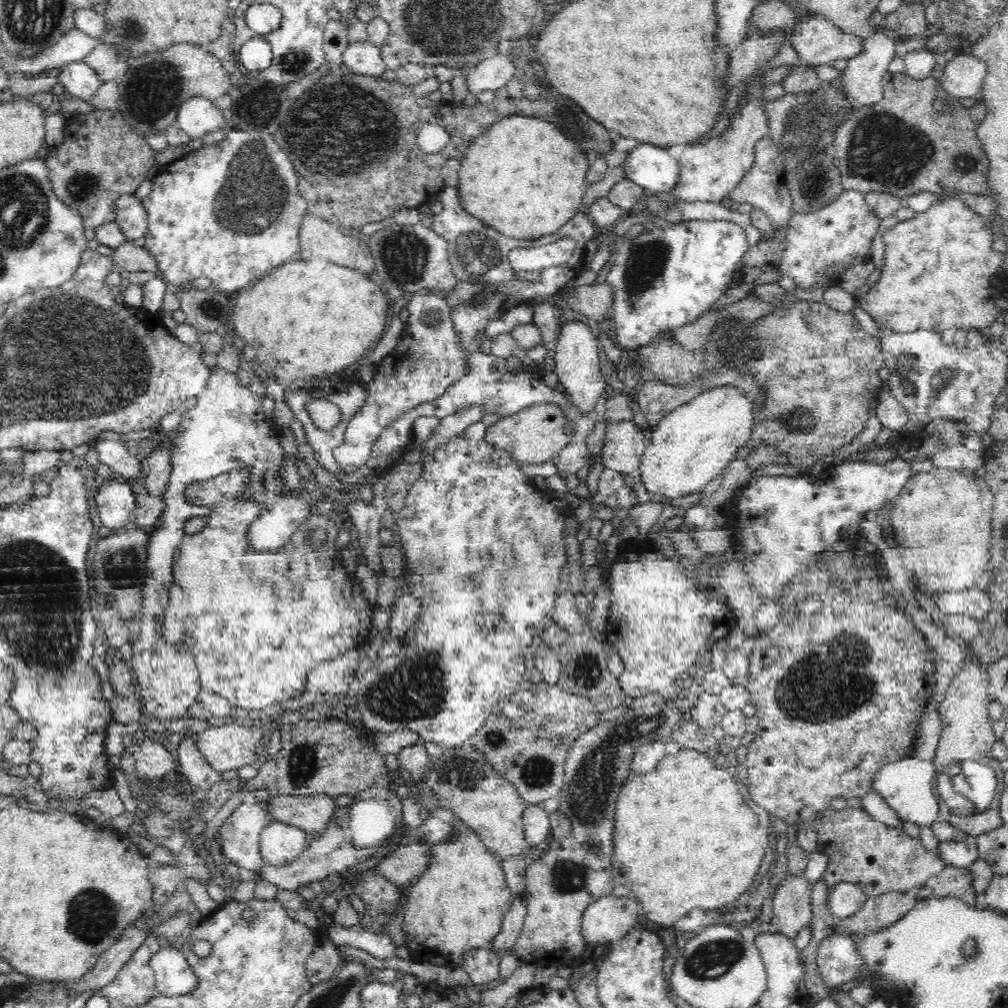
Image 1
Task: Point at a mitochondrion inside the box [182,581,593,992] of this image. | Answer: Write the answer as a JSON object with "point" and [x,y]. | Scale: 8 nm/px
{"point":[415,688]}

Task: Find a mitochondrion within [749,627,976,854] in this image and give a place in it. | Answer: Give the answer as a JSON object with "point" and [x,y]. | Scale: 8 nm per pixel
{"point":[816,691]}

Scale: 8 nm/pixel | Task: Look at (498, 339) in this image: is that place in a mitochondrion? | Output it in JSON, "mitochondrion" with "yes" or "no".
{"mitochondrion":"no"}

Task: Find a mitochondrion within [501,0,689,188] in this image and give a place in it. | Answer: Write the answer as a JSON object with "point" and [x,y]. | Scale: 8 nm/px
{"point":[569,118]}

